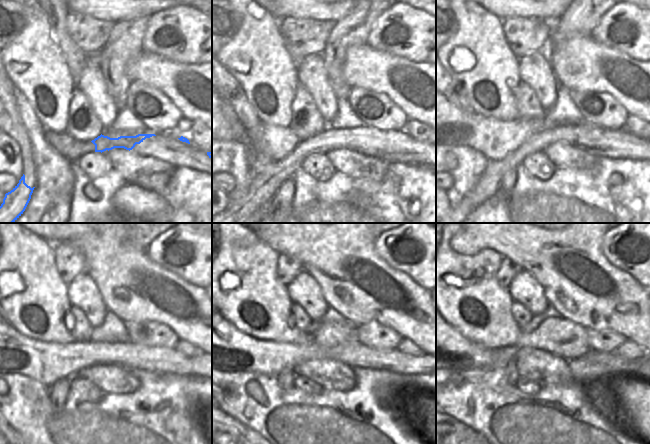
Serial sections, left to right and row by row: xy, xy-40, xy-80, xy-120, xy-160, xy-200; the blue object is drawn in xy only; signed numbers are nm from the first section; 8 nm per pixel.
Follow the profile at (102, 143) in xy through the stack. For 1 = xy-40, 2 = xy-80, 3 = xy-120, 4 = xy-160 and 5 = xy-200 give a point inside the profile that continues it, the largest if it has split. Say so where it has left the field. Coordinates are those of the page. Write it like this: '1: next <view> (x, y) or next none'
1: next xy-40 (267, 178)
2: next xy-80 (489, 183)
3: next xy-120 (137, 359)
4: next xy-160 (363, 358)
5: next xy-200 (634, 372)

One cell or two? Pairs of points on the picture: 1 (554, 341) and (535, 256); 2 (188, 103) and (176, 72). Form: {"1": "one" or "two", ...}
{"1": "two", "2": "one"}

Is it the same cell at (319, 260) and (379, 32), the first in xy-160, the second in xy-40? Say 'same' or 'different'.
different

